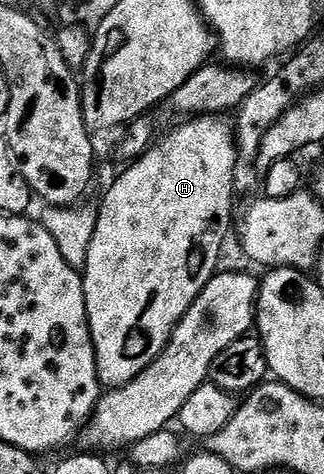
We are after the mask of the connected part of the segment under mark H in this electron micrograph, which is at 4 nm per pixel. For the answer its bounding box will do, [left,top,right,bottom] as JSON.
[81,115,239,389]

